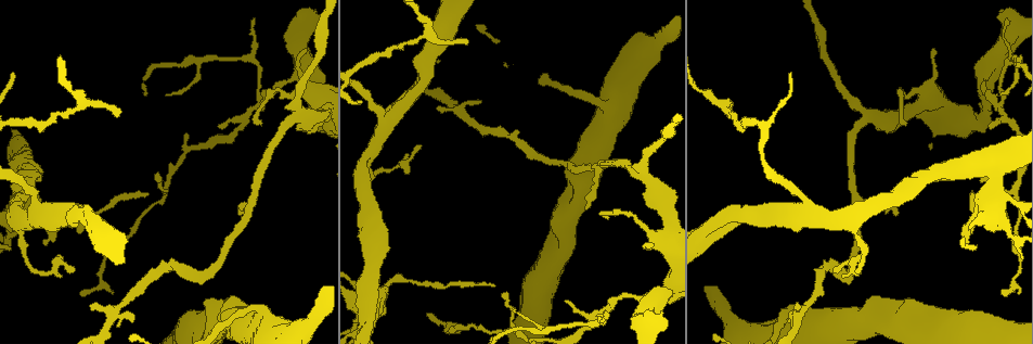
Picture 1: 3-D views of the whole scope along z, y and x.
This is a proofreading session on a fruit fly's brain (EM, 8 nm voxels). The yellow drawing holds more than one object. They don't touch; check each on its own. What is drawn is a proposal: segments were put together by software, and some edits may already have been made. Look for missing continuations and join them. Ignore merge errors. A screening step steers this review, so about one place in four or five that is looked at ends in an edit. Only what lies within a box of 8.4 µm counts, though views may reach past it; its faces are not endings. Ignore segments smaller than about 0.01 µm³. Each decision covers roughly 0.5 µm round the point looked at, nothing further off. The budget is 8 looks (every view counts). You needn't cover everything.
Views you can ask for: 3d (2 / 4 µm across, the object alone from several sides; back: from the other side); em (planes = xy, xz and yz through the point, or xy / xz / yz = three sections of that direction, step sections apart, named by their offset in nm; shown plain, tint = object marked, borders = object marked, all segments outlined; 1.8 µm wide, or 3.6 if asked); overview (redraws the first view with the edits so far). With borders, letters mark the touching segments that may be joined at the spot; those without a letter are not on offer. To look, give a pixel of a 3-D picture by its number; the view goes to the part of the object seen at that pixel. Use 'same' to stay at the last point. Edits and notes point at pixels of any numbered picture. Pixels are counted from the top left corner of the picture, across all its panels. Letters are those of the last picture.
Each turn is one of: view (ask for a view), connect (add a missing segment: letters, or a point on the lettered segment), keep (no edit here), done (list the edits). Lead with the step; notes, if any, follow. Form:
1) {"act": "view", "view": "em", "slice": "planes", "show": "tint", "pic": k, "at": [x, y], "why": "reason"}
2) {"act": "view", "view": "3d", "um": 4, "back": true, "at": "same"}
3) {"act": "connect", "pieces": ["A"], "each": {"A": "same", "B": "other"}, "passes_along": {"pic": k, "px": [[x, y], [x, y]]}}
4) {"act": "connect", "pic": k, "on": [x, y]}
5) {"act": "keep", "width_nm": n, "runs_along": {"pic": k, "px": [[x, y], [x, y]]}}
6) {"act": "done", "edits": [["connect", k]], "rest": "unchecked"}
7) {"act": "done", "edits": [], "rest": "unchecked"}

{"act": "view", "view": "em", "um": 3.6, "slice": "xz", "step": 4, "show": "tint", "pic": 1, "at": [390, 278], "why": "thick turns thin"}

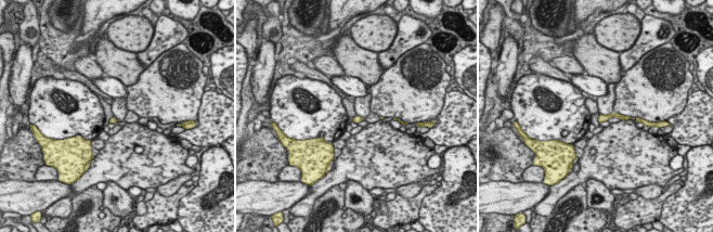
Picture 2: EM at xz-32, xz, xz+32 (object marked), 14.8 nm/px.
{"act": "view", "view": "em", "um": 3.6, "slice": "planes", "show": "borders", "at": "same", "why": "cut it another way"}

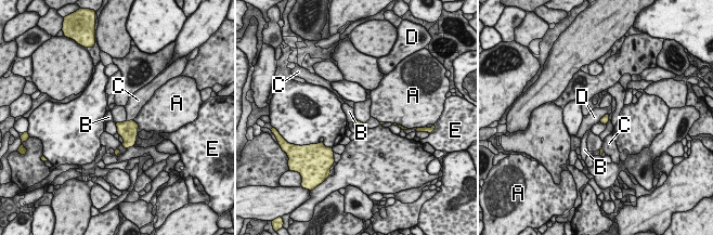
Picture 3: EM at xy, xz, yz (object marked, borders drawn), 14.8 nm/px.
{"act": "keep", "longest_contact_nm": ["A", 320], "each": {"A": "other", "B": "other", "C": "other", "D": "other", "E": "other"}, "border": {"pic": 3, "px": [[609, 114], [606, 114], [599, 121]]}, "found": "no lettered segment goes on from it"}

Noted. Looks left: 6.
{"act": "view", "view": "em", "um": 3.6, "slice": "planes", "show": "plain", "pic": 1, "at": [602, 317], "why": "branch stops here"}

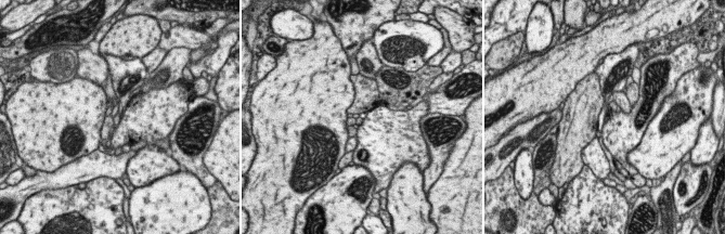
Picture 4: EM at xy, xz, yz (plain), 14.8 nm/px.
{"act": "view", "view": "em", "um": 3.6, "slice": "planes", "show": "borders", "at": "same", "why": "see the neighbours"}

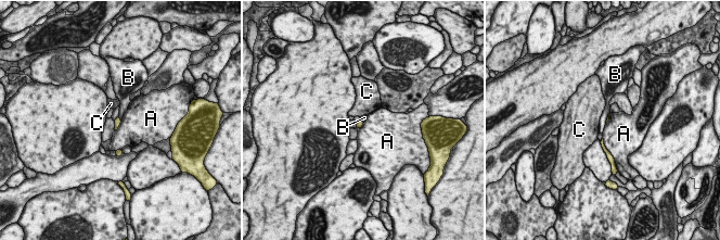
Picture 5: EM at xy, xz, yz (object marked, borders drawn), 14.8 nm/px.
{"act": "keep", "each": {"A": "other", "B": "other", "C": "other"}, "border": {"pic": 5, "px": [[602, 138], [605, 148], [615, 159]]}, "found": "none of them fits"}

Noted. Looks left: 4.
{"act": "view", "view": "3d", "um": 2, "pic": 1, "at": [983, 178], "why": "thin end"}

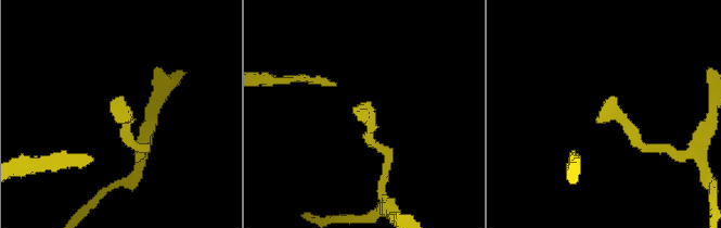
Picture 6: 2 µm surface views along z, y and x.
{"act": "view", "view": "em", "slice": "xy", "step": 4, "show": "borders", "pic": 6, "at": [110, 111], "why": "shape alone is not enough"}

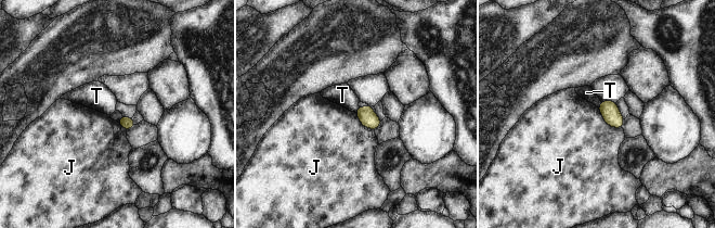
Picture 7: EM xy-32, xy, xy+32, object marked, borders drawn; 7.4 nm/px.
{"act": "keep", "each": {"J": "other", "T": "other"}, "border": {"pic": 7, "px": [[598, 108], [609, 125], [621, 127]]}, "found": "none of them fits"}

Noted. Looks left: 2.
{"act": "done", "edits": [], "rest": "unchecked"}

